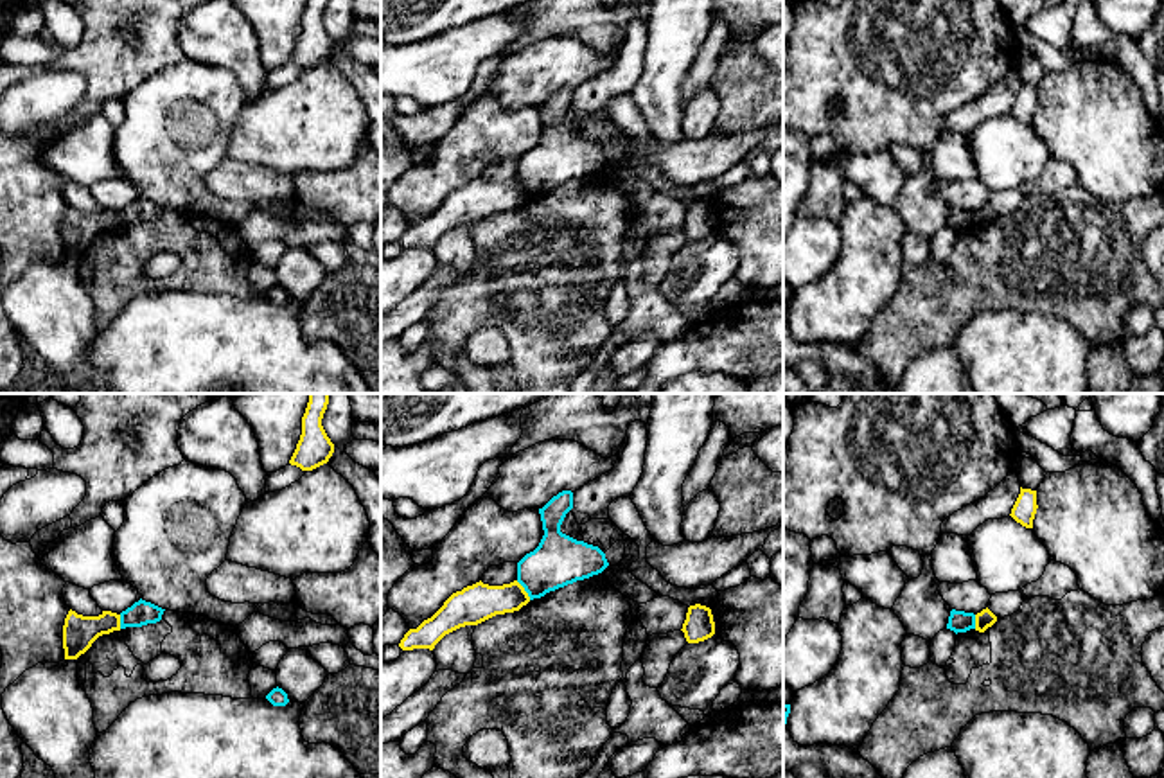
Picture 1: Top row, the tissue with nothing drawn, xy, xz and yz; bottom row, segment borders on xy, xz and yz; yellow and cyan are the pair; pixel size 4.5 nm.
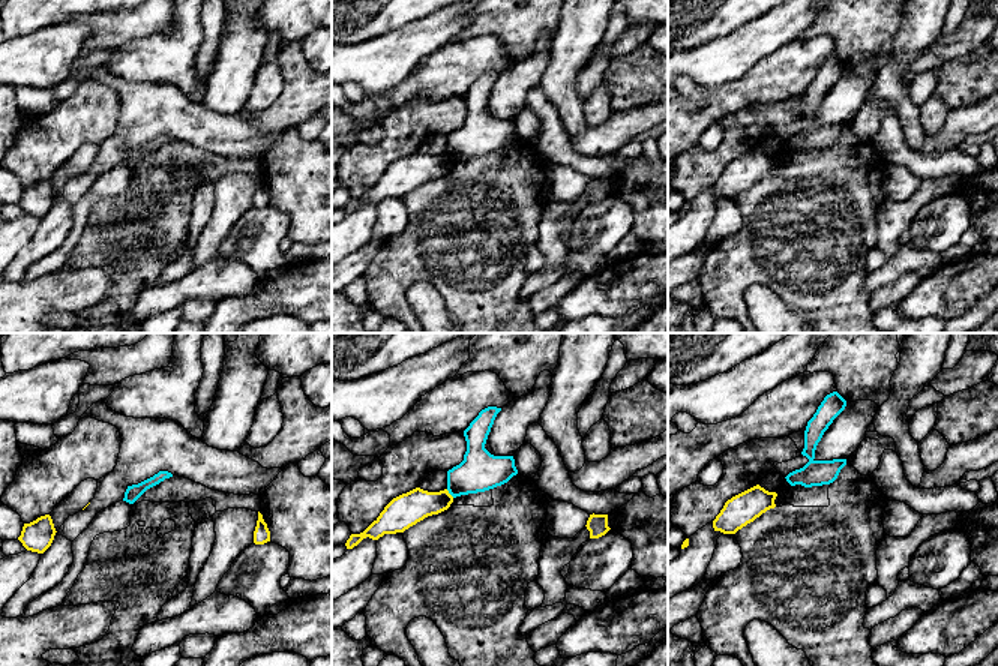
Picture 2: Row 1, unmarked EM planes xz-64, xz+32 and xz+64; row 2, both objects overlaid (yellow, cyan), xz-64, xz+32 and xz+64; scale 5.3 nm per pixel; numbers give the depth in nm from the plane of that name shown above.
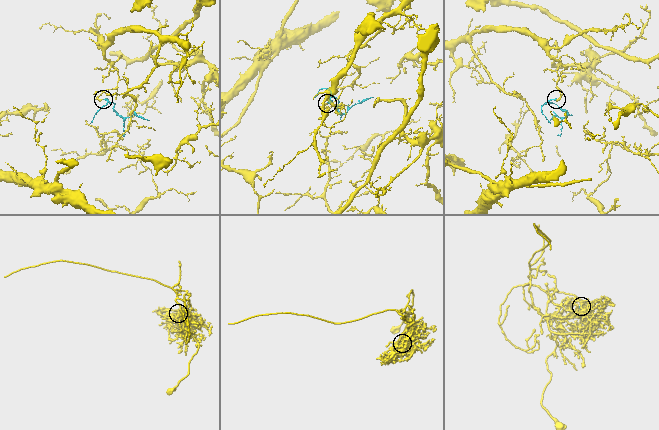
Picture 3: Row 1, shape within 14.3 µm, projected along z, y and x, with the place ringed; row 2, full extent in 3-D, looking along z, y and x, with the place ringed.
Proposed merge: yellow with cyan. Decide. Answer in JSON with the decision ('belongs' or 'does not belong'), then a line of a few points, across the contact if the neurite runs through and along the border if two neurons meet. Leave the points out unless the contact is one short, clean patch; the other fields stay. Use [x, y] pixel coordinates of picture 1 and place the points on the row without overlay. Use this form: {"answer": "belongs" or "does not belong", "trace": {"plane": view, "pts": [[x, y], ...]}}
{"answer": "does not belong", "trace": {"plane": "xz", "pts": [[516, 178], [530, 196]]}}

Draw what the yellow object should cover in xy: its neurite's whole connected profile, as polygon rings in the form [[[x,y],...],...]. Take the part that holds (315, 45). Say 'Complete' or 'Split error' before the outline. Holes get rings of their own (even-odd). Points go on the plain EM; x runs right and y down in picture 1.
Complete. [[[307,0],[302,14],[302,32],[289,57],[291,63],[302,68],[313,68],[329,59],[334,50],[334,41],[327,34],[322,16],[329,0]]]

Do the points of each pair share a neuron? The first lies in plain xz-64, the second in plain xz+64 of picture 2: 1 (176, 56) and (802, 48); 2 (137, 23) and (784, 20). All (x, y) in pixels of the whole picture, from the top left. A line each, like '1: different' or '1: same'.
1: same
2: different

